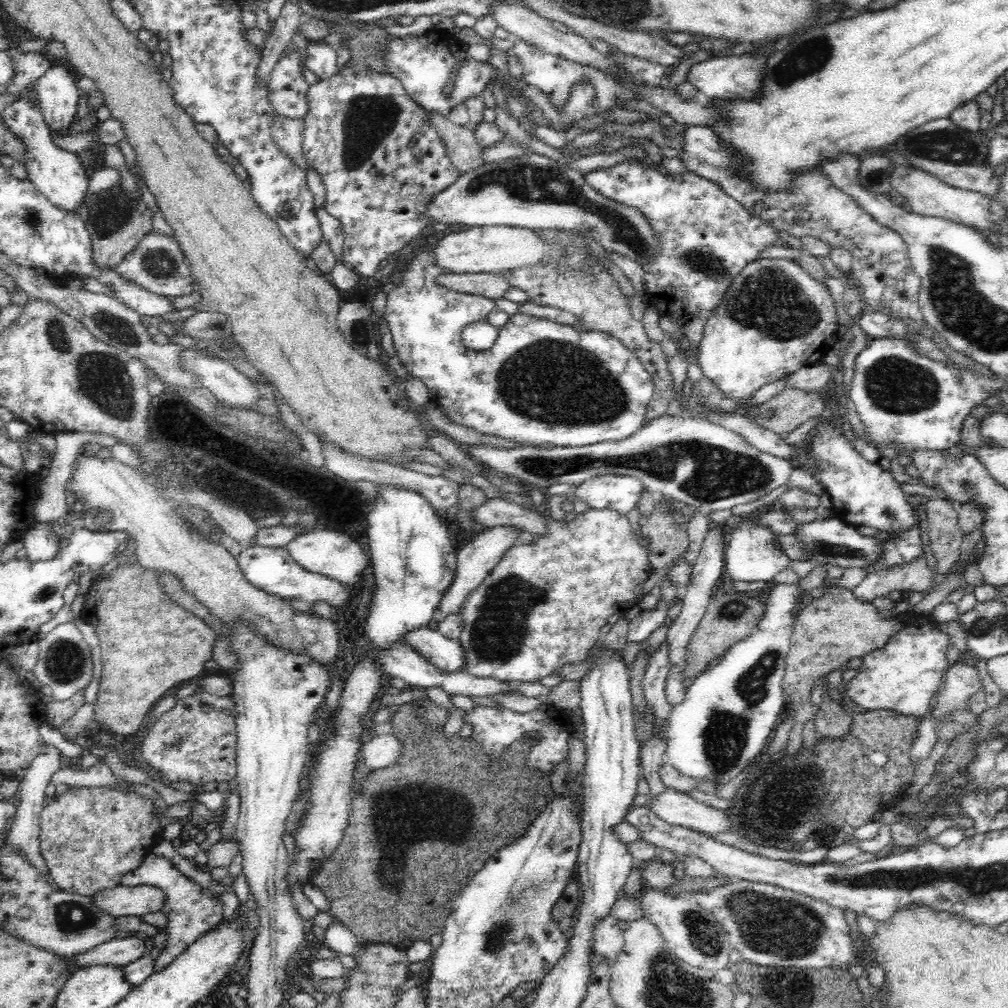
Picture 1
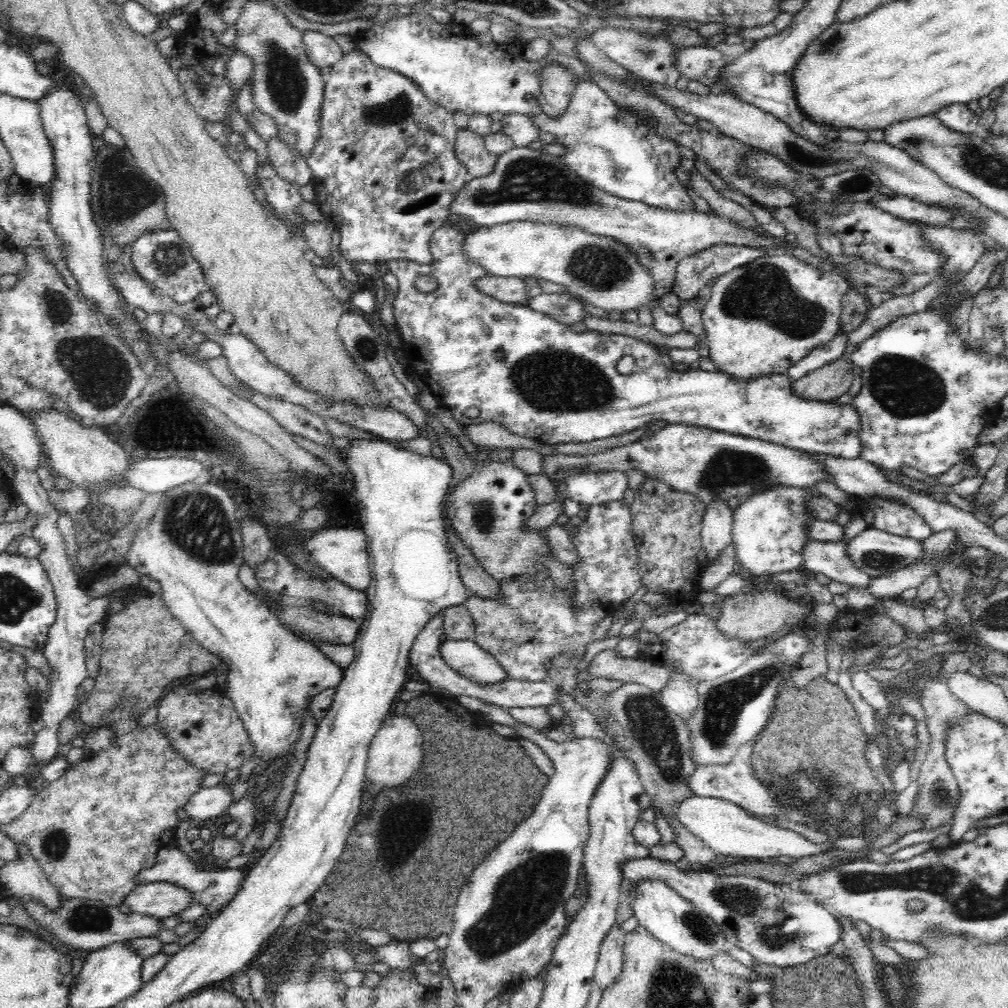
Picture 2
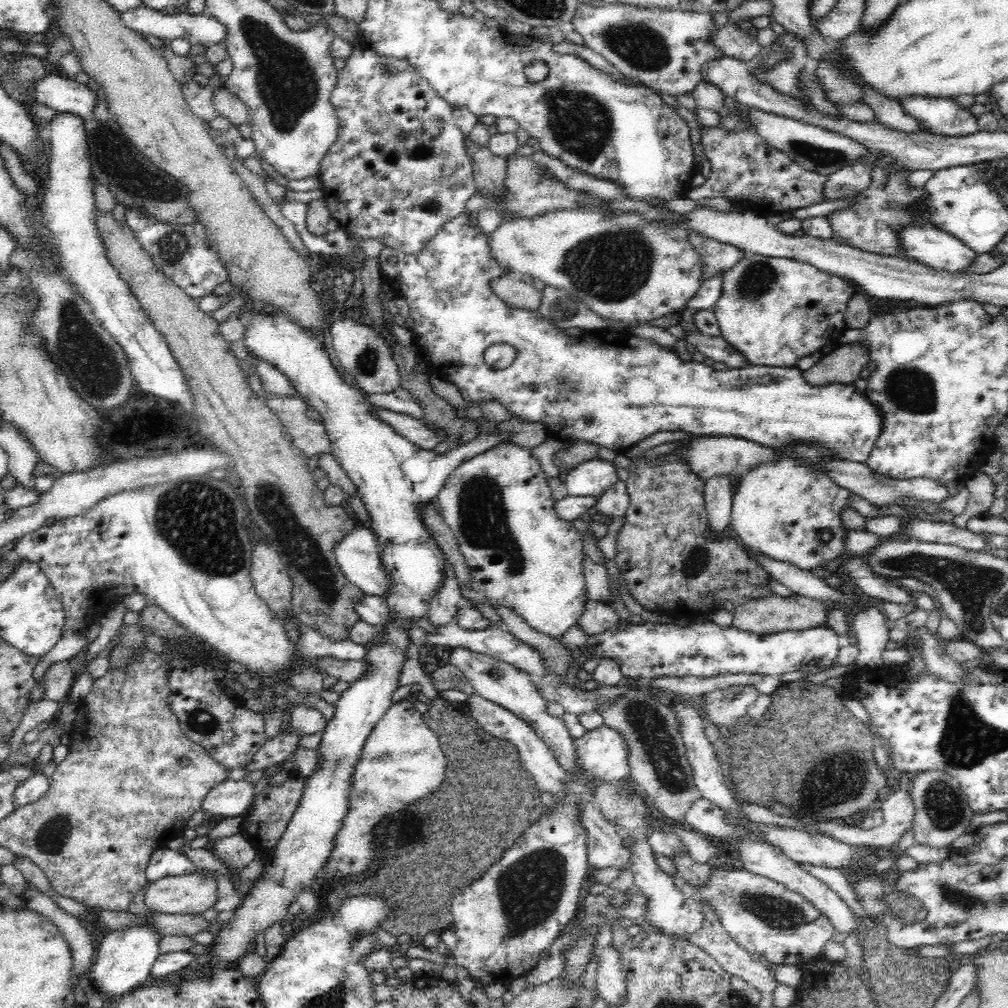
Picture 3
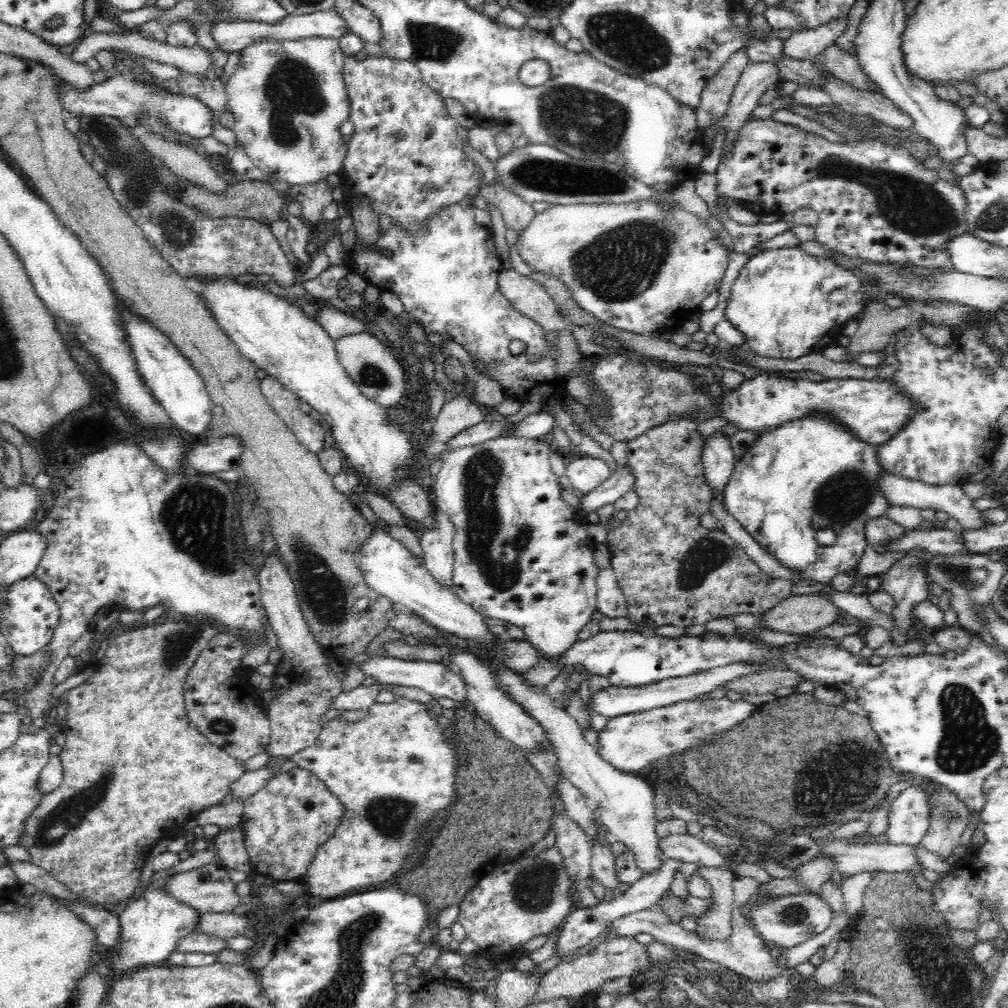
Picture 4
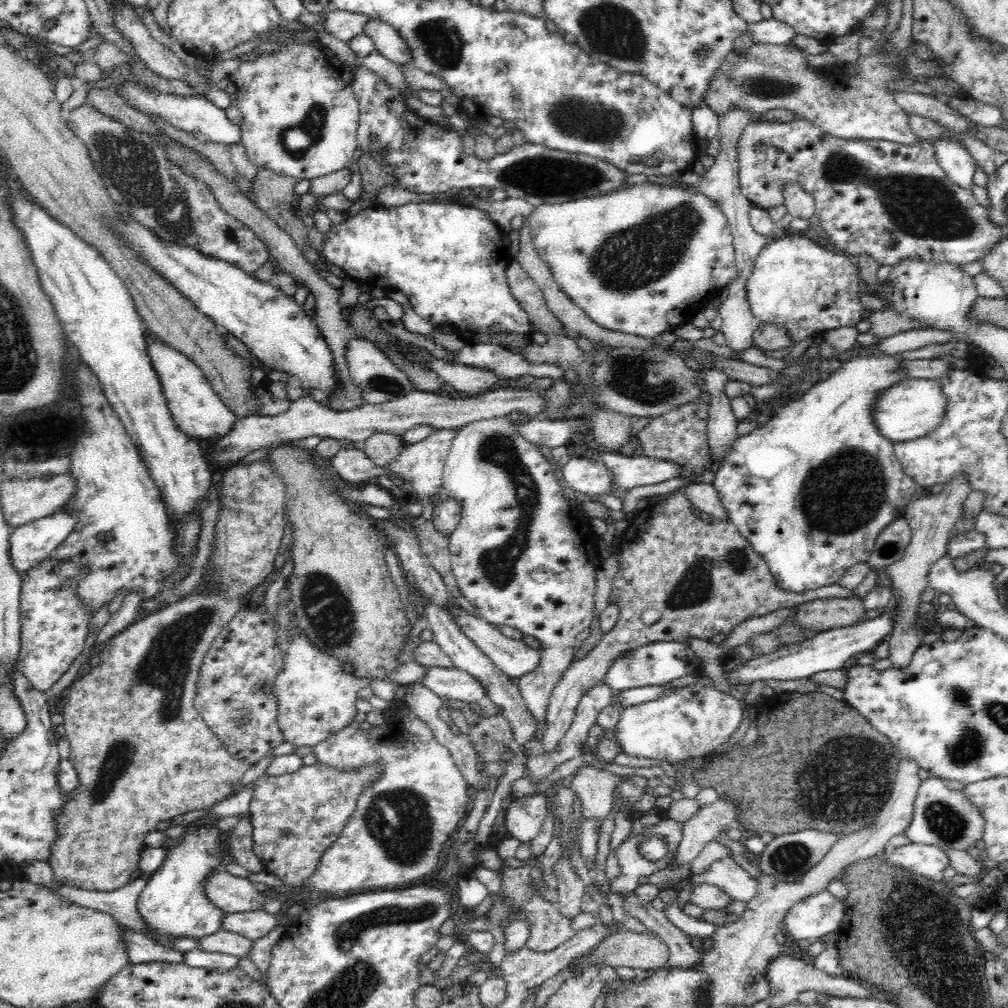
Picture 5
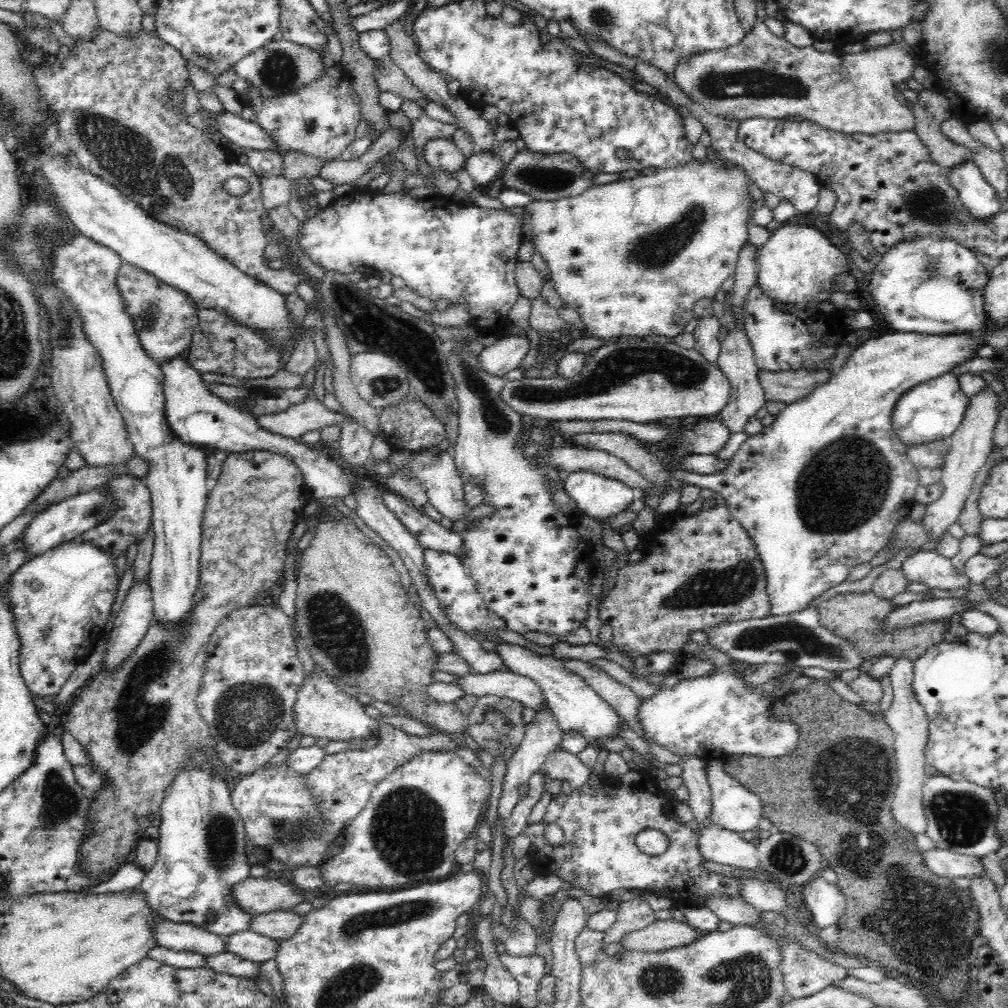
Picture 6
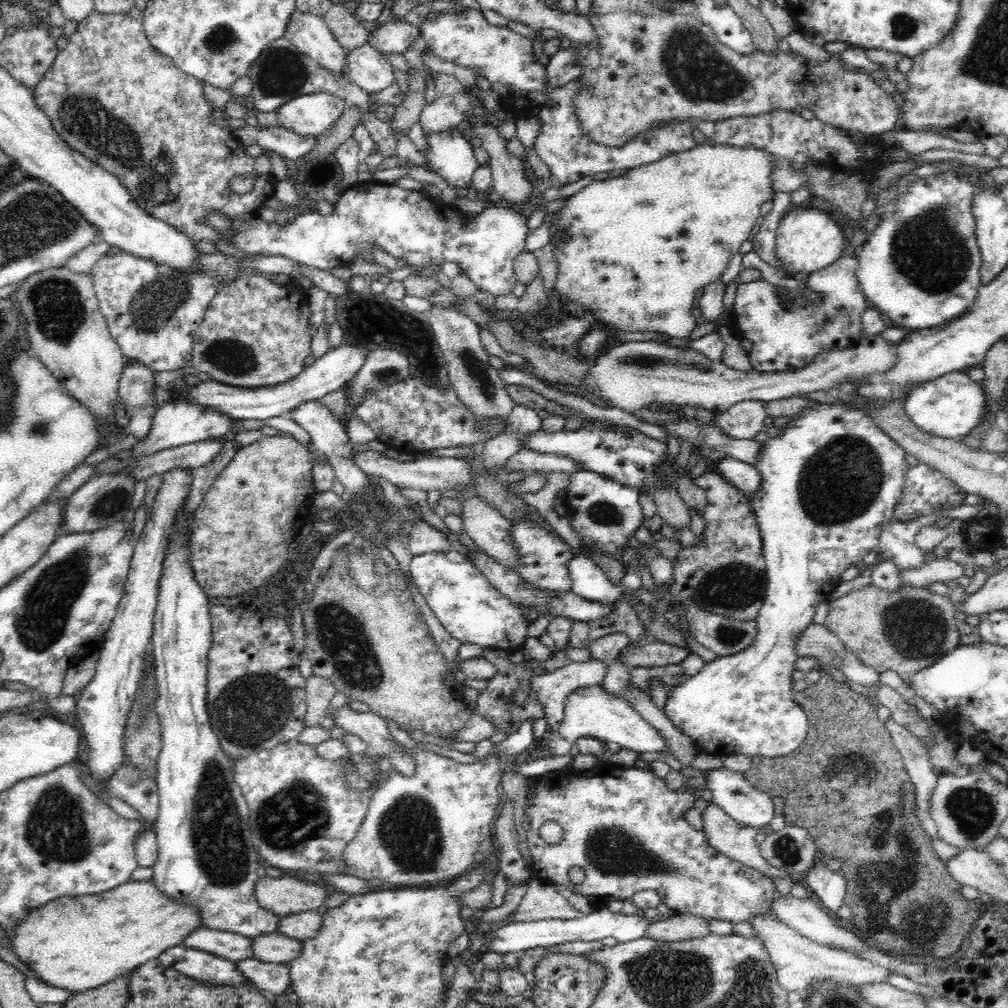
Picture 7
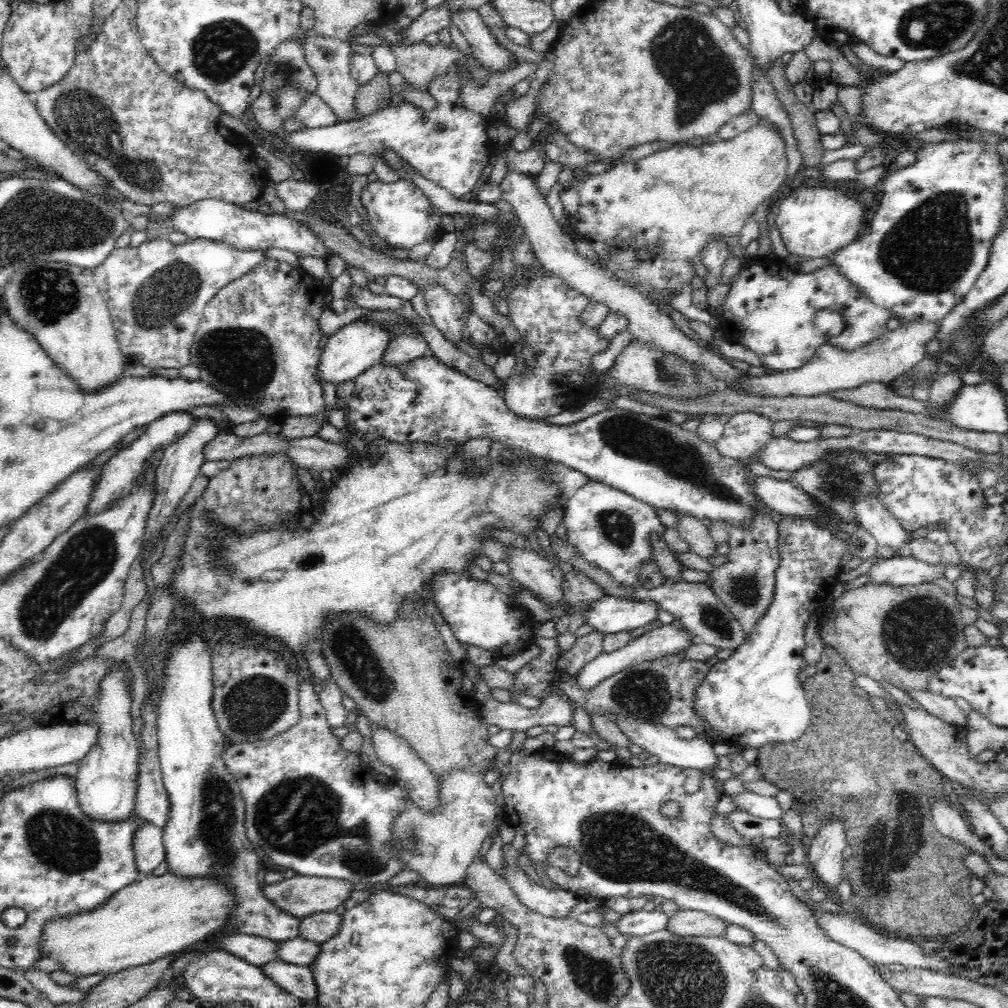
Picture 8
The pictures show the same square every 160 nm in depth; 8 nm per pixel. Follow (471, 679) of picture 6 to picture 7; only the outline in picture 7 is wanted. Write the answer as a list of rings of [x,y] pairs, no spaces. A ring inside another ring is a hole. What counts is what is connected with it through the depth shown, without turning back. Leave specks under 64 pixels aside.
[[[593,658],[590,662],[569,661],[564,667],[558,668],[558,670],[542,674],[534,673],[532,678],[528,680],[530,691],[536,695],[538,702],[542,705],[542,718],[546,721],[549,733],[547,738],[548,756],[566,756],[570,754],[568,742],[559,733],[560,723],[564,718],[564,700],[566,700],[566,694],[572,692],[574,688],[580,688],[580,686],[601,685],[604,674],[606,674],[605,665]]]

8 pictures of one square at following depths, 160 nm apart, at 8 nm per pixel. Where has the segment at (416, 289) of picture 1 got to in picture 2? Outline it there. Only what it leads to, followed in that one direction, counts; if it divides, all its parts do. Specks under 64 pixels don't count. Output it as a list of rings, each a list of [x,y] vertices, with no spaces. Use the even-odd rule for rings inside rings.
[[[456,225],[436,228],[431,241],[433,261],[430,264],[398,259],[387,261],[382,266],[396,287],[391,307],[407,370],[419,374],[425,389],[438,399],[440,405],[450,410],[452,417],[463,427],[492,422],[520,438],[551,445],[562,442],[584,444],[625,436],[651,421],[664,421],[764,440],[806,453],[842,459],[860,457],[860,420],[853,406],[838,406],[836,401],[809,402],[797,398],[791,390],[792,382],[784,374],[738,381],[726,373],[699,368],[678,373],[670,368],[669,355],[658,353],[644,341],[619,334],[588,330],[576,332],[570,324],[558,322],[543,312],[503,303],[481,293],[472,282],[485,275],[484,268],[468,261],[460,249],[466,233],[467,229]],[[425,274],[435,276],[438,281],[438,288],[432,293],[419,292],[414,285],[416,278]],[[622,356],[632,356],[636,360],[630,375],[616,371],[616,362]]]

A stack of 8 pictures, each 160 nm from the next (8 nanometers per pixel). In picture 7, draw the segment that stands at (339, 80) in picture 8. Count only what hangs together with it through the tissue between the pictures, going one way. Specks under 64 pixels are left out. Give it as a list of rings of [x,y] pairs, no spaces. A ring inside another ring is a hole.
[[[295,7],[283,37],[322,68],[329,68],[338,76],[342,74],[345,52],[321,16]]]

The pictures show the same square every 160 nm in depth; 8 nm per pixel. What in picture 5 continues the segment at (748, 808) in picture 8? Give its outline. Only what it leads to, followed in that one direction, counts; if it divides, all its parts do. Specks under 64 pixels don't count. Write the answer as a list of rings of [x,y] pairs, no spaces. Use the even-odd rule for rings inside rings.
[[[720,798],[714,803],[700,808],[697,813],[683,822],[681,843],[665,868],[690,866],[697,854],[700,854],[706,844],[713,841],[720,830],[723,828],[728,830],[737,826],[737,822],[734,820],[736,820],[738,810],[739,808],[734,803]]]

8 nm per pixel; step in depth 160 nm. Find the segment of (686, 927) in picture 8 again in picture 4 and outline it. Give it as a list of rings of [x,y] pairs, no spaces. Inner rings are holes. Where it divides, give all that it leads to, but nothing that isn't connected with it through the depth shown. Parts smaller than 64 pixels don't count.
[[[633,937],[608,939],[594,949],[590,955],[578,956],[570,962],[563,962],[545,975],[539,977],[536,994],[530,996],[527,1006],[536,1006],[541,1002],[548,1002],[554,999],[576,999],[599,990],[604,982],[620,976],[635,977],[640,972],[648,970],[650,962],[644,945],[640,945]],[[624,939],[628,941],[628,948],[624,948]]]

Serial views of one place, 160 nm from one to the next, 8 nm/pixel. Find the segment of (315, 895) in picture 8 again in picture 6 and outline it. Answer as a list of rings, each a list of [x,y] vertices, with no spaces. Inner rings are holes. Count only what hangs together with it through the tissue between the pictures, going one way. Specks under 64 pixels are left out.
[[[248,878],[231,887],[232,901],[243,912],[258,915],[286,910],[305,902],[291,881],[273,878]]]

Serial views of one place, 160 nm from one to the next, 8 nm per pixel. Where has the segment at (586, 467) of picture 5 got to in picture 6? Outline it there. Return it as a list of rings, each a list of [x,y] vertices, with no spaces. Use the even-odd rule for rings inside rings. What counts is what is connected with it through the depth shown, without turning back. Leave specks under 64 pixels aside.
[[[590,470],[570,472],[562,490],[576,501],[580,515],[592,516],[605,523],[628,508],[638,495],[626,483]]]

